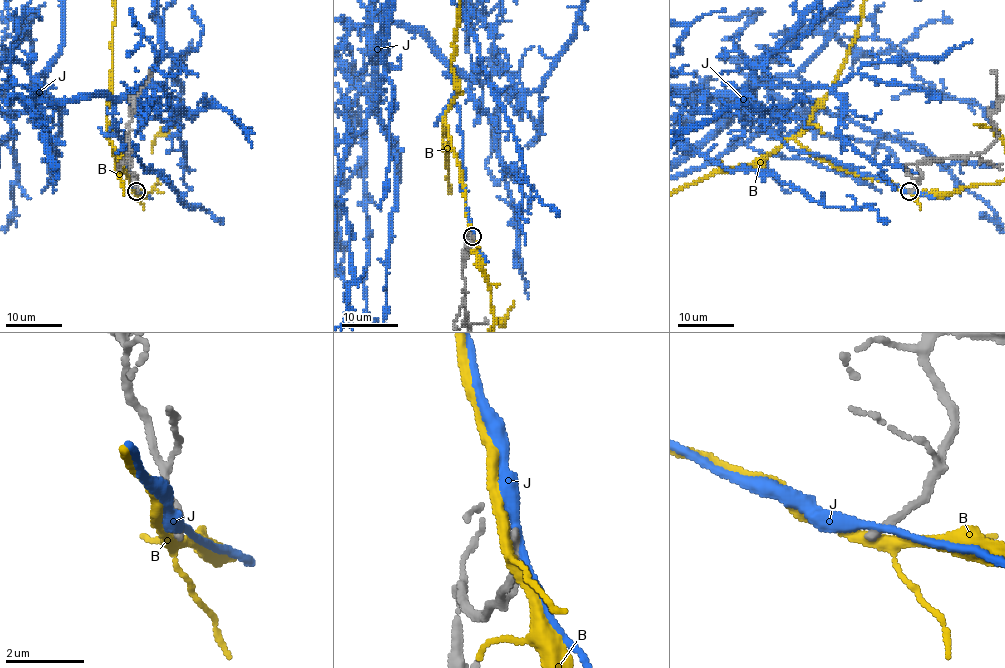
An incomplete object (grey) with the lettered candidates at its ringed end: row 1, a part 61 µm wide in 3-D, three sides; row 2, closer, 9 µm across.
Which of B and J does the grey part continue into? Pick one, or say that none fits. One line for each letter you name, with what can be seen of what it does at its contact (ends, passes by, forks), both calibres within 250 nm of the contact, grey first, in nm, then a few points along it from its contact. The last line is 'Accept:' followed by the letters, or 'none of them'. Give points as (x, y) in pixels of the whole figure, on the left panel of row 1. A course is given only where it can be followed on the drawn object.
Accept: none of them

